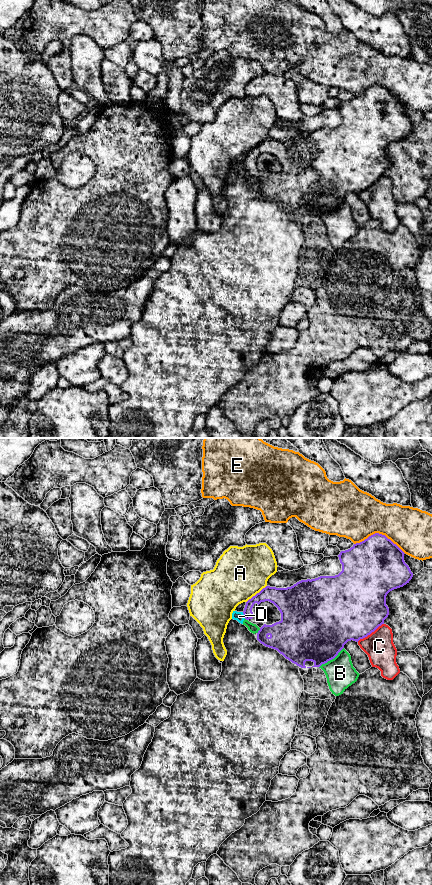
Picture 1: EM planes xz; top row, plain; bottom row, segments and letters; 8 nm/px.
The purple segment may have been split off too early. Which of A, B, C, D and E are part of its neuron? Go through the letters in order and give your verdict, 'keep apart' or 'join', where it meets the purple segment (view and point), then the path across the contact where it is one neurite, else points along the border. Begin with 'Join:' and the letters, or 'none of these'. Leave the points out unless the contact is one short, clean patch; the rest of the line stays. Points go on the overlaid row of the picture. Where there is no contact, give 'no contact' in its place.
Join: none of these
A: keep apart; meets purple in xz at (257, 593)
B: keep apart; meets purple in xz at (331, 659)
C: keep apart; meets purple in xz at (370, 633)
D: keep apart; meets purple in xz at (244, 615); border along xz (242, 612), (245, 618)
E: keep apart; meets purple in xz at (380, 534)

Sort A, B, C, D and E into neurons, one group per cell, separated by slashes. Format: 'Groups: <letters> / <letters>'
Groups: A / B D / C / E

